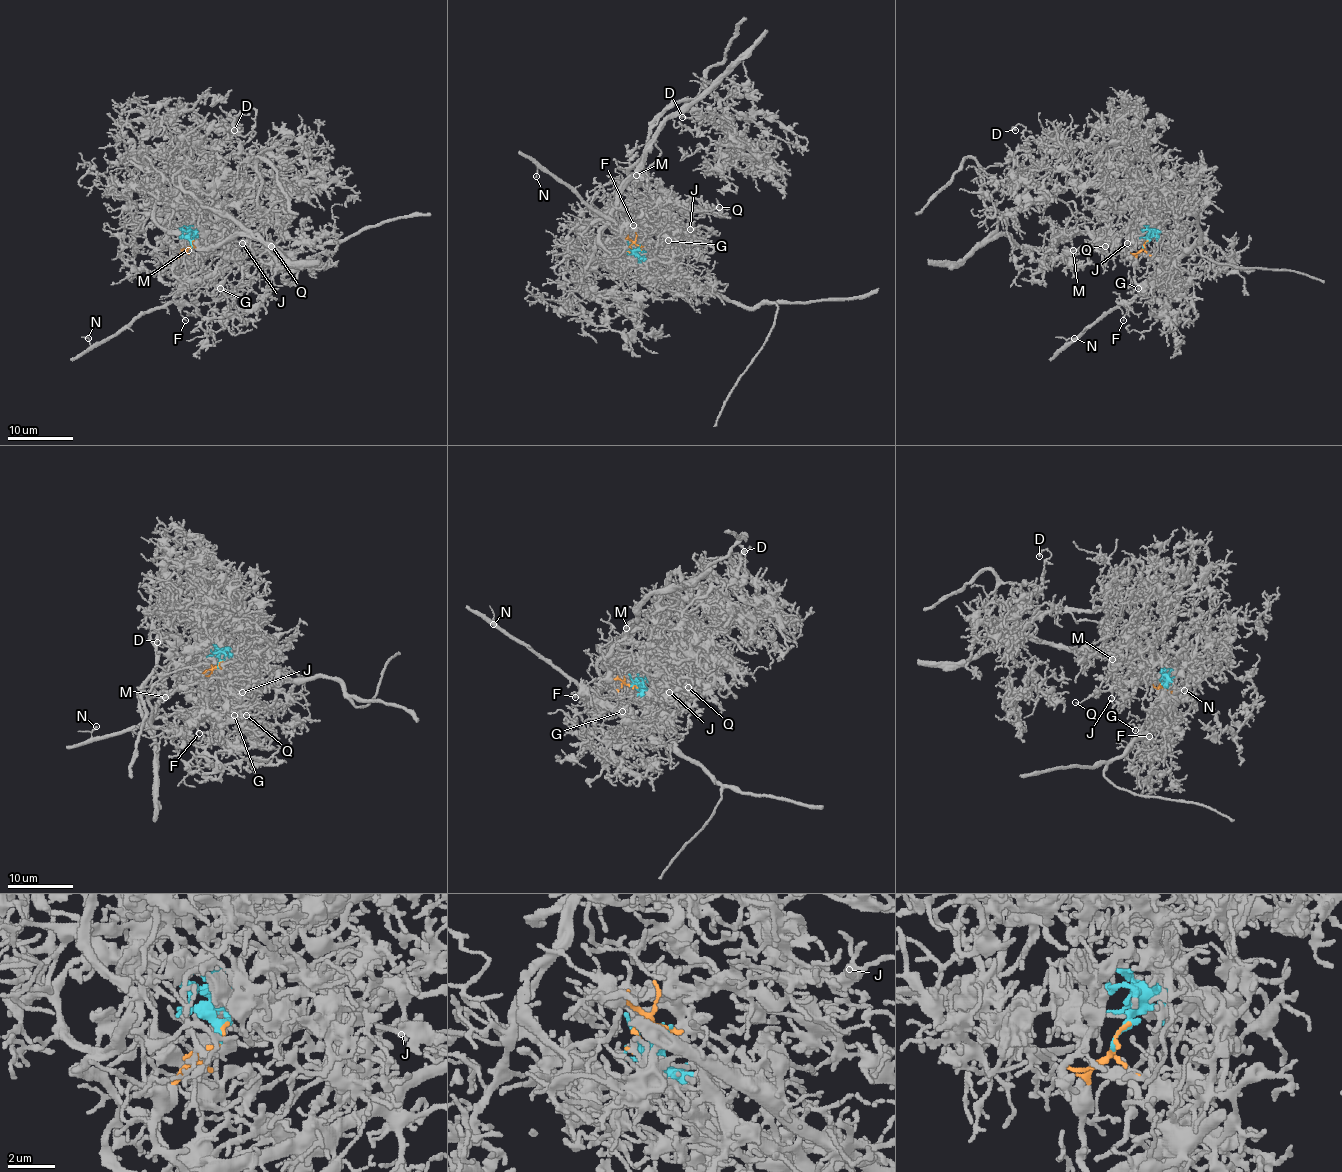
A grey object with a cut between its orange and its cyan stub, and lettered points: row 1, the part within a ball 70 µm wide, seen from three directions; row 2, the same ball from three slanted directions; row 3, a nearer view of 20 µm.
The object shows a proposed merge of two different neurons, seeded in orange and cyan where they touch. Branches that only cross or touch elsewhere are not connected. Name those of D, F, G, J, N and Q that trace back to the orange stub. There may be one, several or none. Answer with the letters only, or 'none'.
F, G, N

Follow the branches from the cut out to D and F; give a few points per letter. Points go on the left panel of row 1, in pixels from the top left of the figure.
D: (191, 244), (179, 224), (189, 248), (171, 232), (217, 247), (268, 221), (234, 130)
F: (192, 244), (181, 253), (173, 270), (181, 290), (174, 301), (186, 321)

